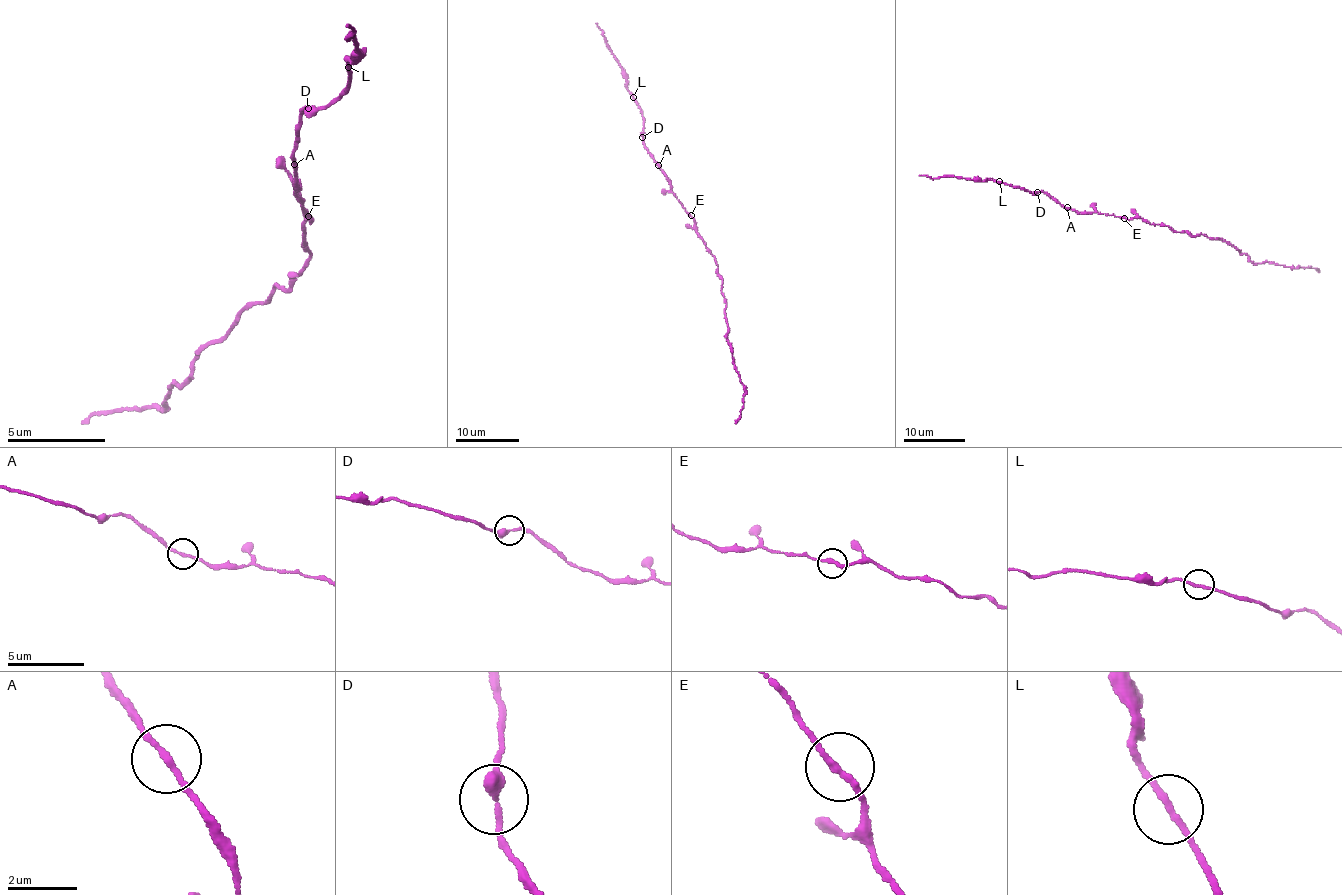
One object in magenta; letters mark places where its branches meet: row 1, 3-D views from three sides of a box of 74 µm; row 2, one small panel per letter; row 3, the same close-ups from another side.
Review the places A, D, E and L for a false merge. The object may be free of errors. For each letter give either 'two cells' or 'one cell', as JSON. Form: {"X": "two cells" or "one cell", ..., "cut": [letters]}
{"A": "one cell", "D": "one cell", "E": "one cell", "L": "one cell", "cut": []}

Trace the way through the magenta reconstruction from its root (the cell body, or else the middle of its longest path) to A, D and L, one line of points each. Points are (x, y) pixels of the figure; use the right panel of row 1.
A: (1128, 219), (1067, 207)
D: (1128, 219), (1097, 212), (1078, 212), (1038, 192)
L: (1128, 219), (1097, 212), (1078, 212), (1042, 192), (1030, 193), (999, 181)

